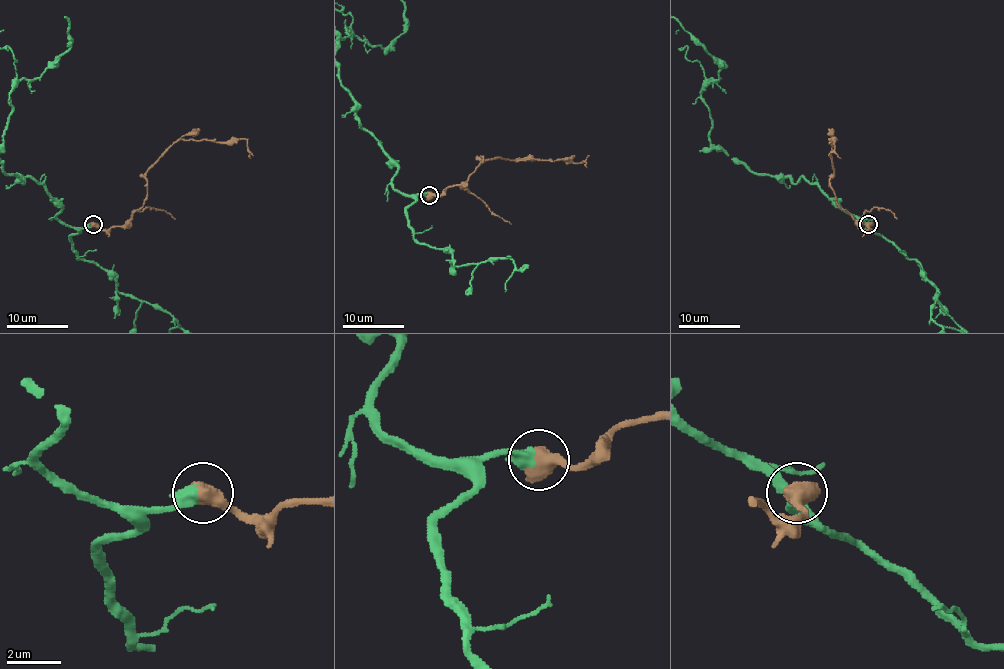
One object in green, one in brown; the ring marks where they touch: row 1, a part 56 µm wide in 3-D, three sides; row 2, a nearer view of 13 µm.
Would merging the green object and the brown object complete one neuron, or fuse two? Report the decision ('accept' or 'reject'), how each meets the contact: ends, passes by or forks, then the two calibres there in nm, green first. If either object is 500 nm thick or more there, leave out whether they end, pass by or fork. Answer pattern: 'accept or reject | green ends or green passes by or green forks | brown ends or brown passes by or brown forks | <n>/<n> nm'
accept | 550/800 nm

